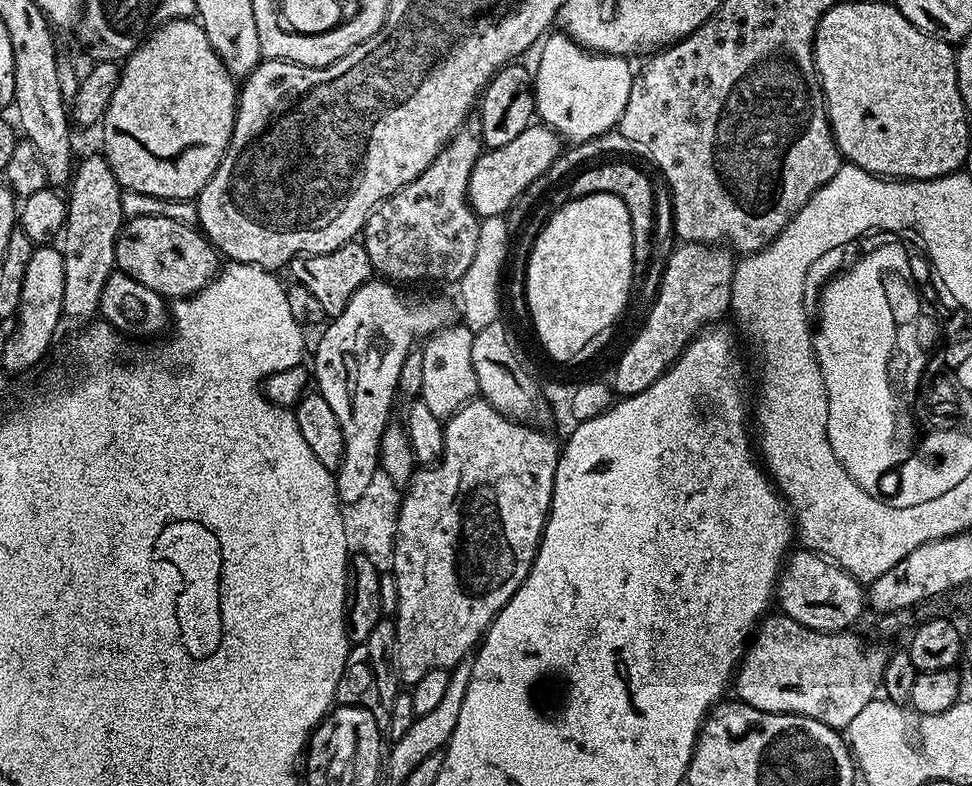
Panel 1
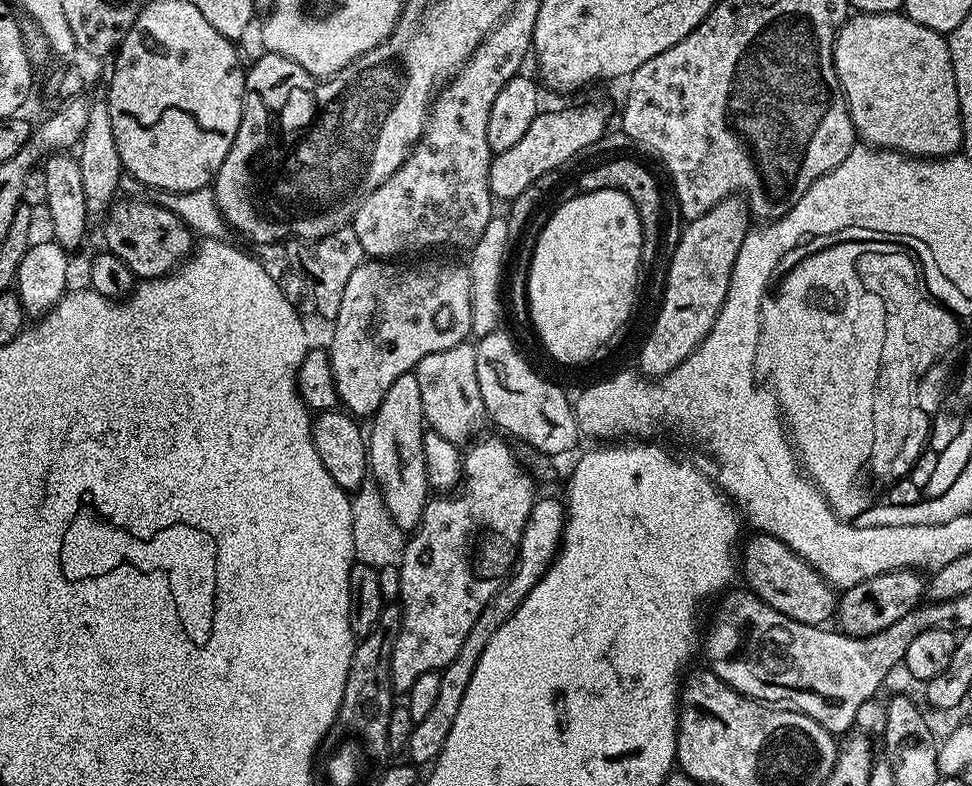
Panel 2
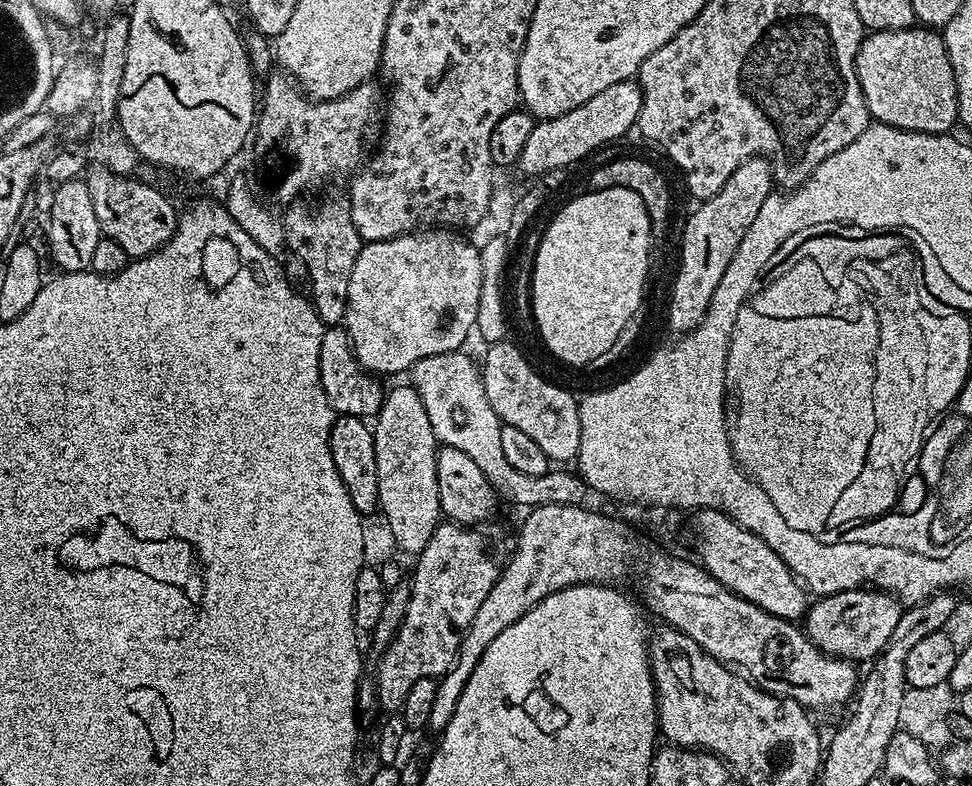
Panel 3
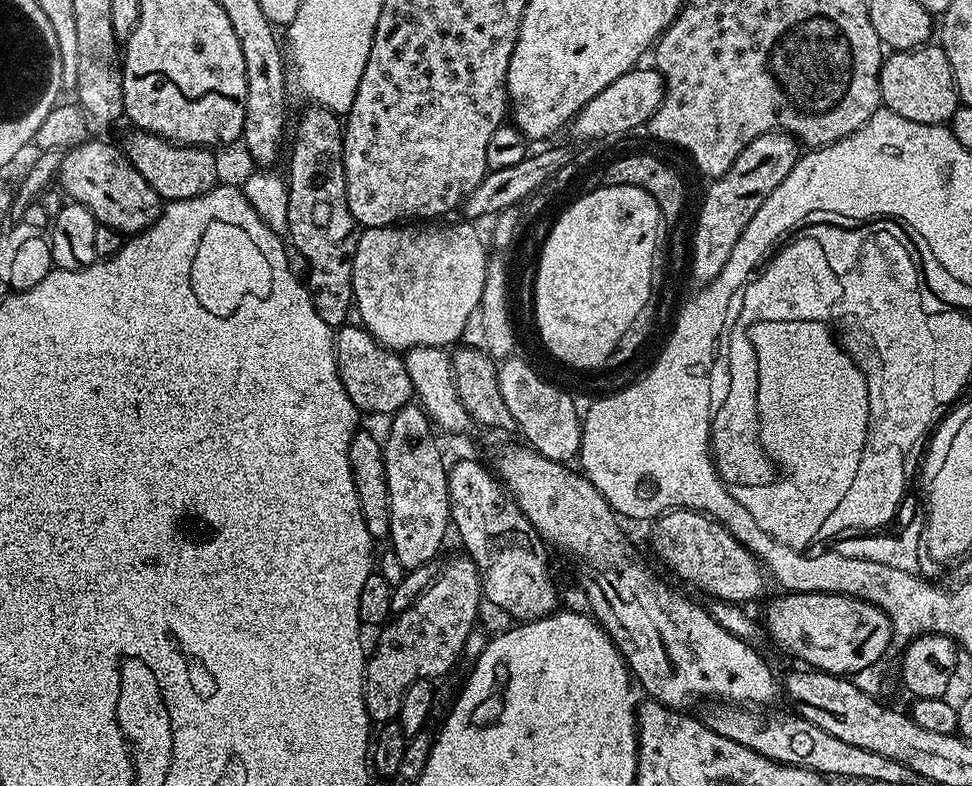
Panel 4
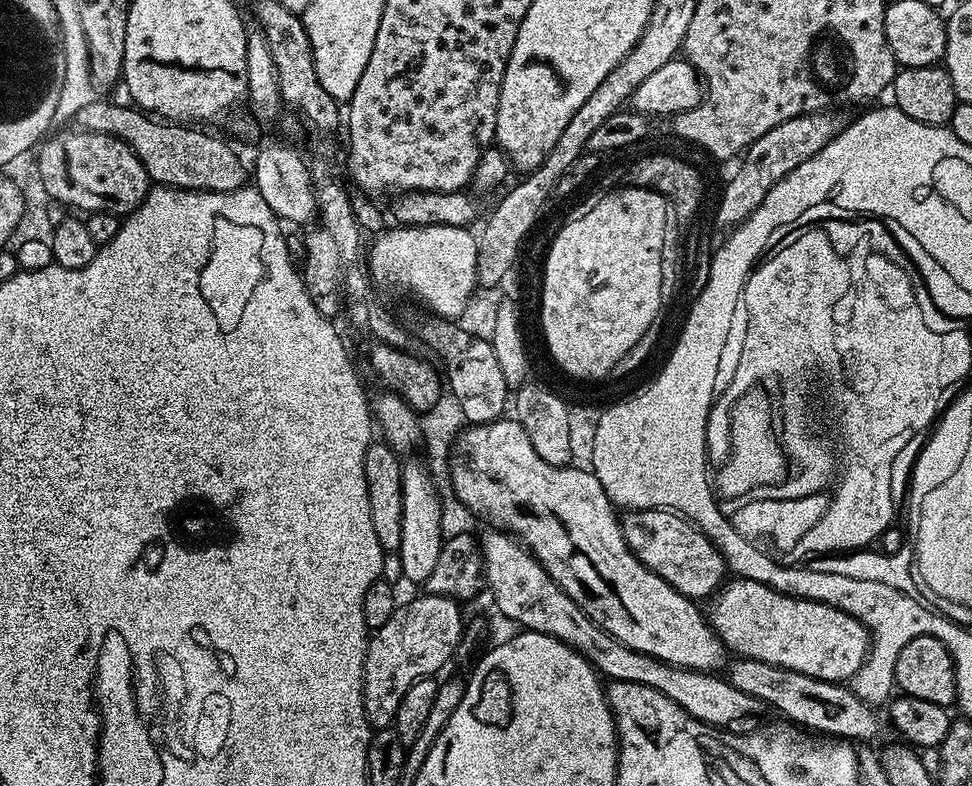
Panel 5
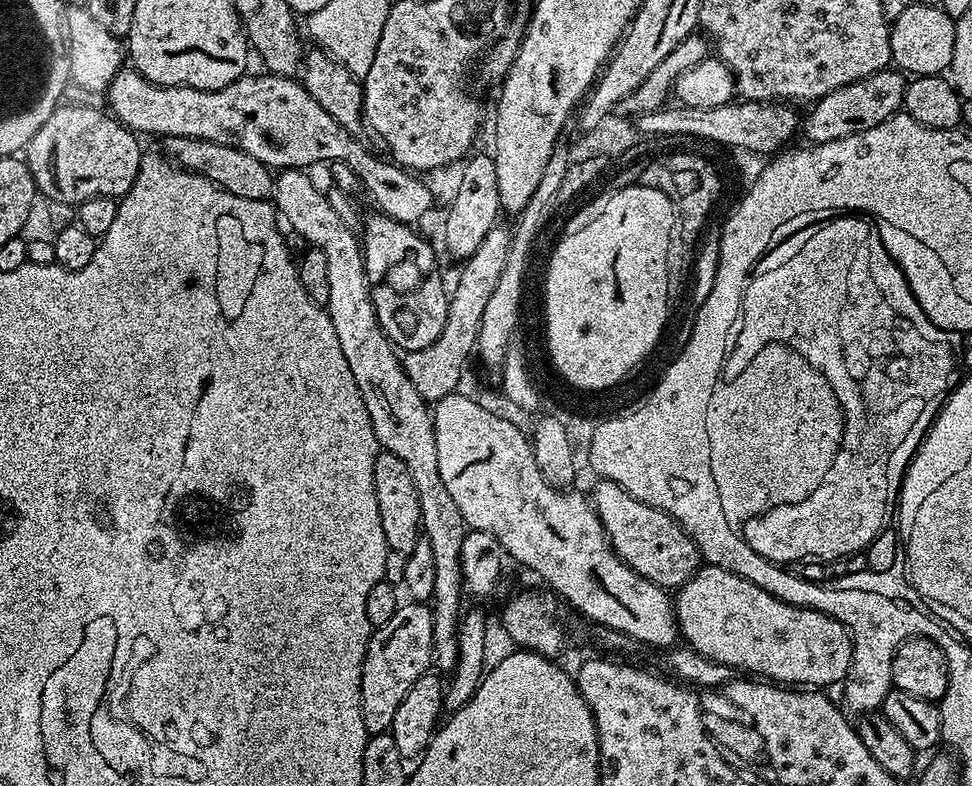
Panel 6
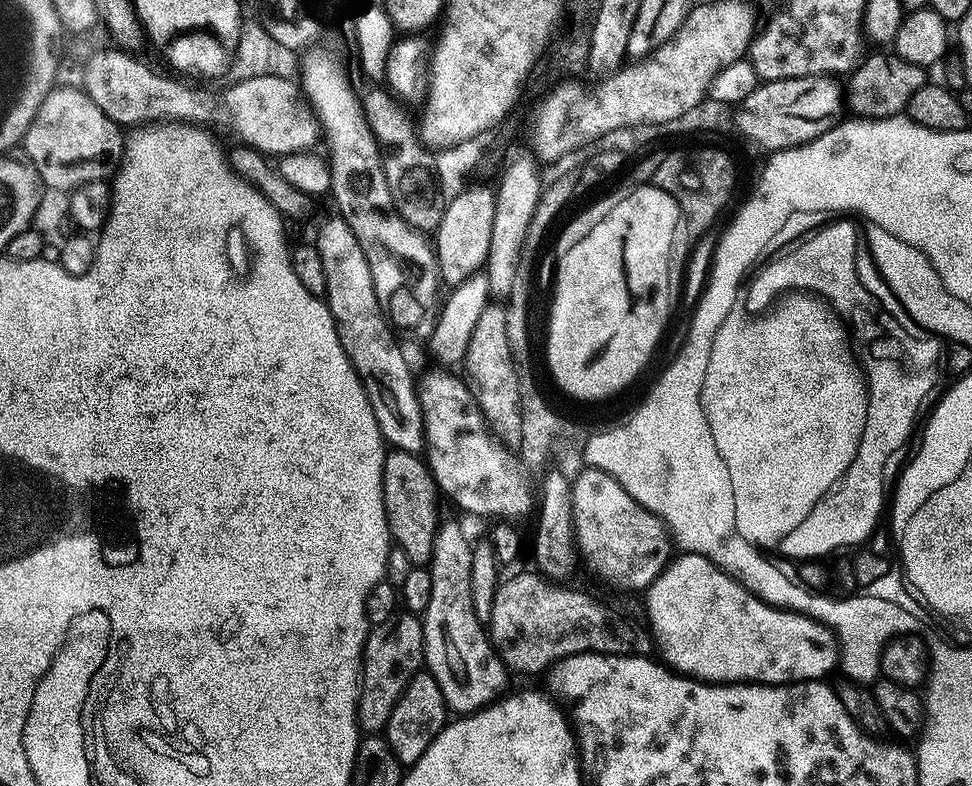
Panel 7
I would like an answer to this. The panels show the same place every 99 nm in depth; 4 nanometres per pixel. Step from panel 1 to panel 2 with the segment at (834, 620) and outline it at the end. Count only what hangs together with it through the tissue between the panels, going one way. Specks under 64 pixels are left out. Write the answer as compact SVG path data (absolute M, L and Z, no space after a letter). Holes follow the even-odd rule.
M752 534L748 545L742 548L742 580L762 602L774 606L778 614L786 614L786 618L794 618L803 624L824 626L835 617L837 589L823 580L805 560L798 558L786 542L778 542L778 538L763 534Z

